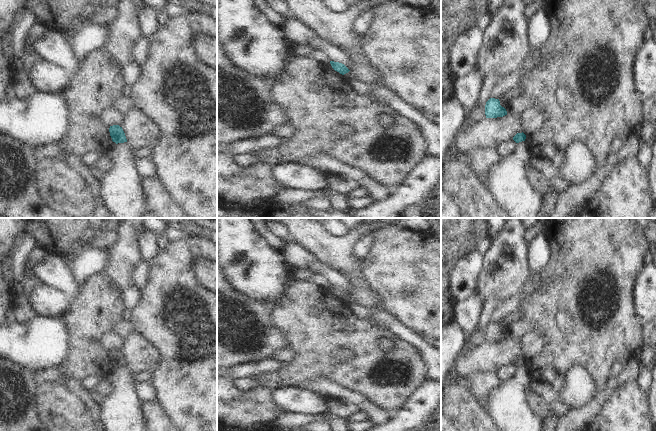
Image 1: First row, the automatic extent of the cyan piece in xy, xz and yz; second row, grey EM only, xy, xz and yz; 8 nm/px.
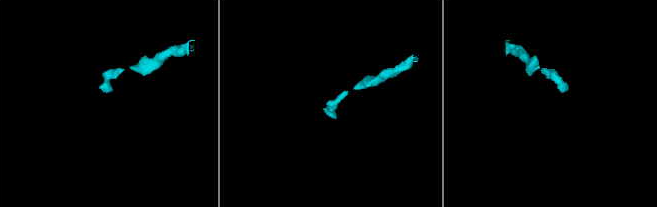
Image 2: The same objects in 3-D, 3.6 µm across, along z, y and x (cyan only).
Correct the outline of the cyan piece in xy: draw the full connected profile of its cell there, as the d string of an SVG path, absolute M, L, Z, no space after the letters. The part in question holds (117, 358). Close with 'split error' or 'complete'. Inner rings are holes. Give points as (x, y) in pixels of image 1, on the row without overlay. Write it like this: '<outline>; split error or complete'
M113 349L109 352L110 360L112 362L112 365L116 368L118 367L124 367L127 366L125 357L119 349Z; complete

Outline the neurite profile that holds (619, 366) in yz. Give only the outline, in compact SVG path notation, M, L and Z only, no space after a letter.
M625 358L625 359L617 361L613 365L613 368L612 368L612 371L611 371L611 376L616 376L616 377L619 376L621 374L621 372L625 369L625 367L628 363L628 360L629 359Z

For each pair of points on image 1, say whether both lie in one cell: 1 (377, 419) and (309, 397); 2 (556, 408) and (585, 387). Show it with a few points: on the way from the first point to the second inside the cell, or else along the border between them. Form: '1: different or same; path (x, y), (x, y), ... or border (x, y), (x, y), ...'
1: different; border (308, 388), (327, 399)
2: different; border (550, 403), (562, 402), (569, 410)

